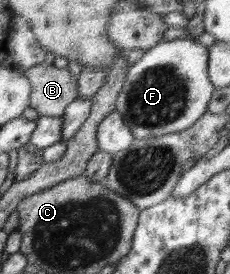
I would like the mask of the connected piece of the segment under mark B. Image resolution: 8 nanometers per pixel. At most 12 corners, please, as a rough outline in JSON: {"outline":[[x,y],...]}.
{"outline":[[39,64],[25,71],[39,115],[61,117],[77,100],[67,68]]}

